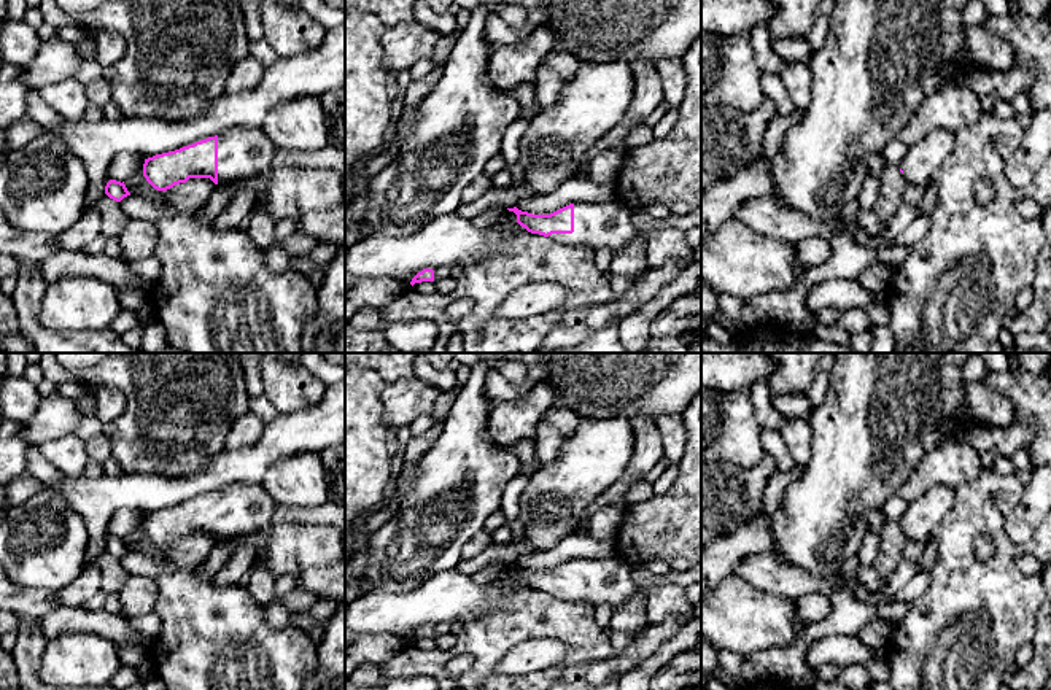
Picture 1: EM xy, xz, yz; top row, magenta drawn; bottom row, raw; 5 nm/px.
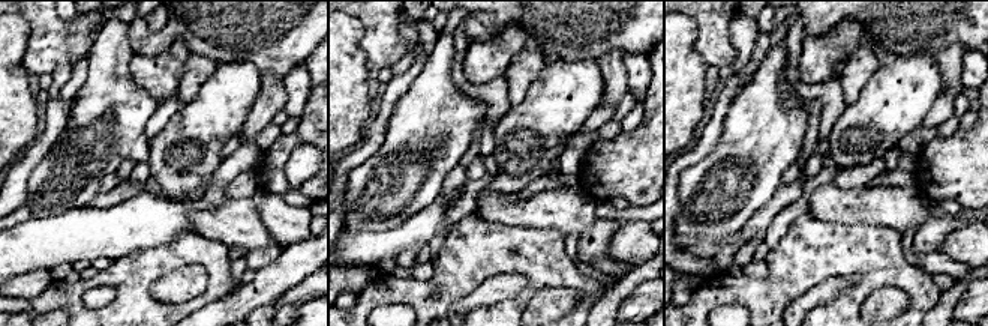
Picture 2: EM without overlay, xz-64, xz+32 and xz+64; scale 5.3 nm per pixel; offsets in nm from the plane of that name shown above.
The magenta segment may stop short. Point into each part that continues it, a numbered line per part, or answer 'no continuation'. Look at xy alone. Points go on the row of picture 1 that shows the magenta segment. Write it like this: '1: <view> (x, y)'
1: xy (244, 153)

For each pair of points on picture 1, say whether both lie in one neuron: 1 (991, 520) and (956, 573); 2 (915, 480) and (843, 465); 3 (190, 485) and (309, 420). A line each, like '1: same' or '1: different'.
1: same
2: different
3: same

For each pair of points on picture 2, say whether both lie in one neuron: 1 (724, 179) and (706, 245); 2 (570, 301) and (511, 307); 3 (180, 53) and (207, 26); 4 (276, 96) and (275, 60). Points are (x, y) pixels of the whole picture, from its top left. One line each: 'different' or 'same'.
1: different
2: different
3: different
4: different

